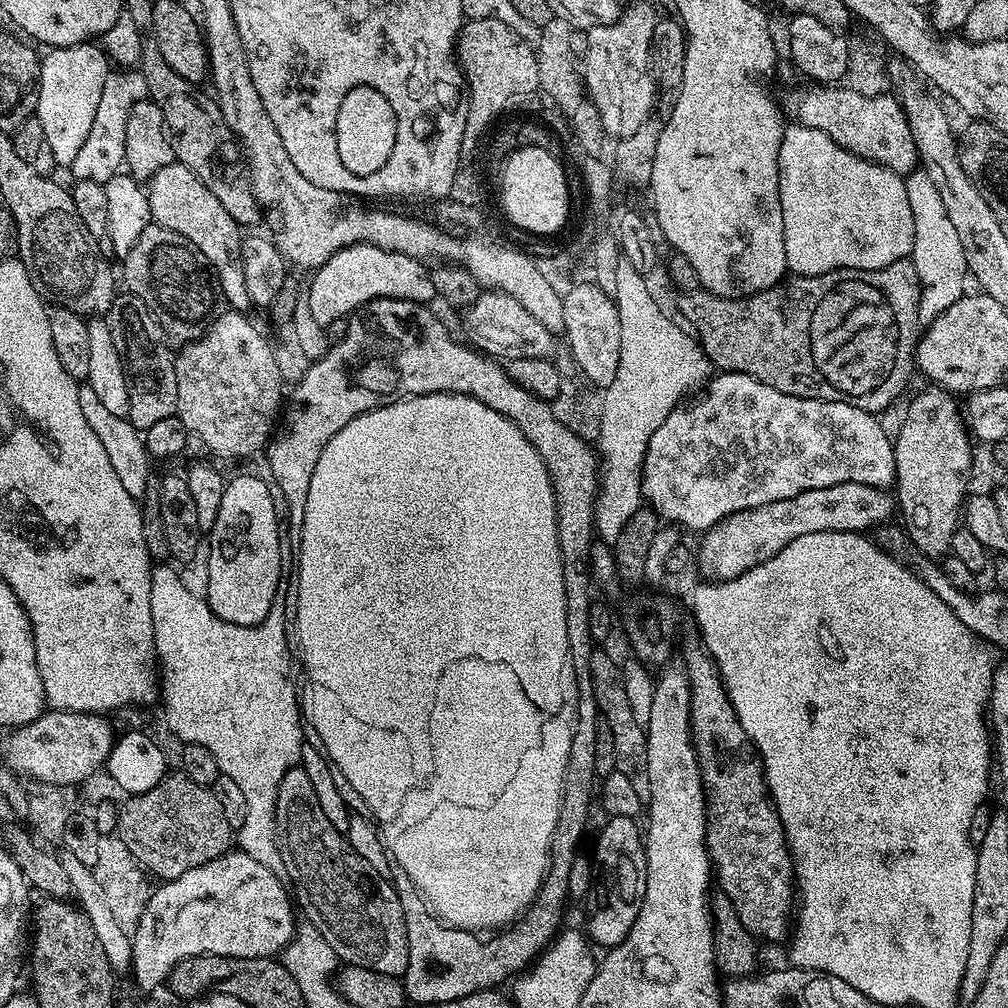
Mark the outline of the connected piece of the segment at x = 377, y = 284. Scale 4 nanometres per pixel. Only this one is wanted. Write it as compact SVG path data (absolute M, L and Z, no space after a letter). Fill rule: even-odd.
M355 244L338 250L322 267L311 273L312 285L307 285L310 311L314 319L326 325L334 318L351 316L353 312L378 298L398 298L406 302L428 304L437 299L429 265L412 256L382 250L369 244Z

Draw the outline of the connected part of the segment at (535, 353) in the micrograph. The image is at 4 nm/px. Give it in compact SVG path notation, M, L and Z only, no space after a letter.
M484 290L476 297L473 304L463 309L464 336L471 347L477 352L483 352L501 362L517 360L518 358L542 358L552 360L556 352L557 337L522 302L510 298L505 292Z

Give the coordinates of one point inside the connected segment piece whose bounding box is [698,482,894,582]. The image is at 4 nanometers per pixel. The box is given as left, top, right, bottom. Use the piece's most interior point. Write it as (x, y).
(727, 550)

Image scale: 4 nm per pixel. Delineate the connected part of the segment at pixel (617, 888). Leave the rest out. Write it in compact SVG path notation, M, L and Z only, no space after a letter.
M613 816L605 821L604 829L601 830L600 837L596 840L594 899L586 908L586 935L593 945L601 944L601 949L607 950L624 941L626 934L630 934L630 926L634 926L634 918L638 918L638 910L642 910L642 902L646 894L648 859L644 853L641 825L639 828L633 817Z

